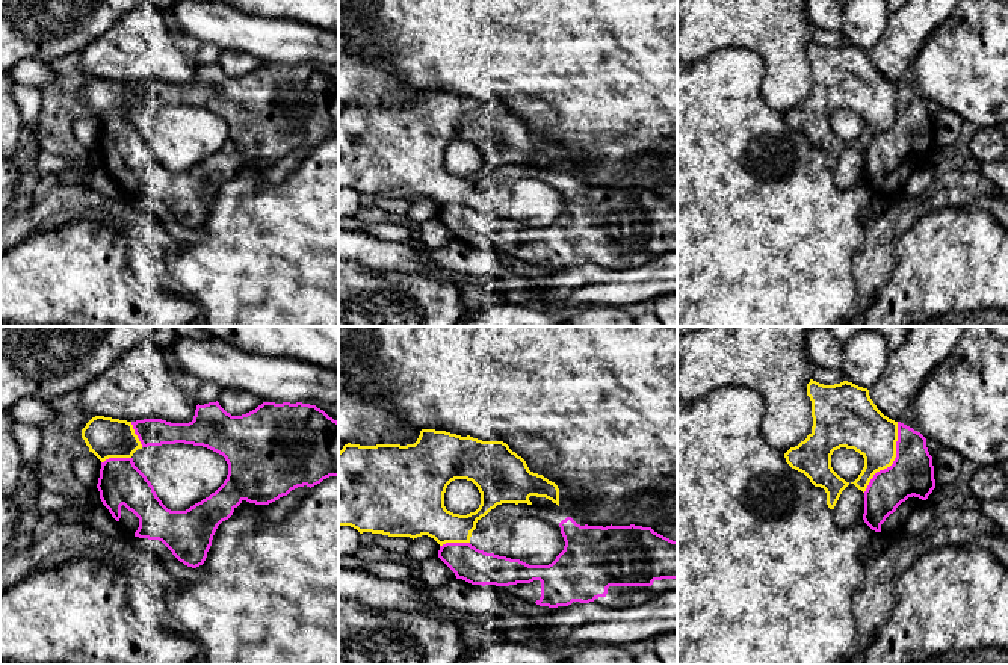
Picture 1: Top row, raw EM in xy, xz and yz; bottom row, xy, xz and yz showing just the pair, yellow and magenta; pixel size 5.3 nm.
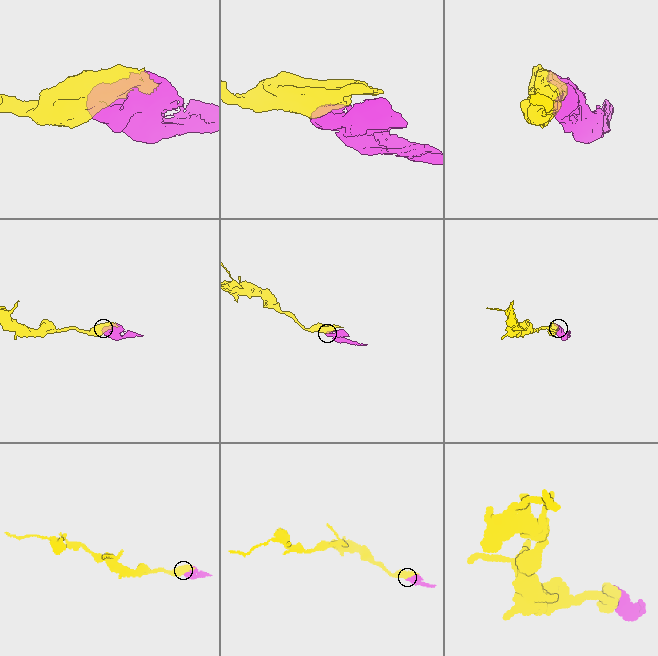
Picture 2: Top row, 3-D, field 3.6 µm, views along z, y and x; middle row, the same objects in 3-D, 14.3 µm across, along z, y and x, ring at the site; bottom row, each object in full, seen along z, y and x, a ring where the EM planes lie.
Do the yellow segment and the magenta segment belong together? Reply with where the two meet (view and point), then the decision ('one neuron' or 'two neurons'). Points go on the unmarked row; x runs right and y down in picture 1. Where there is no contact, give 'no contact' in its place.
meets yellow in yz at (893, 121); two neurons

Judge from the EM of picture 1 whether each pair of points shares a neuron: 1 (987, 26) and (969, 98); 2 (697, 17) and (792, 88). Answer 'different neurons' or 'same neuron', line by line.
1: same neuron
2: same neuron

